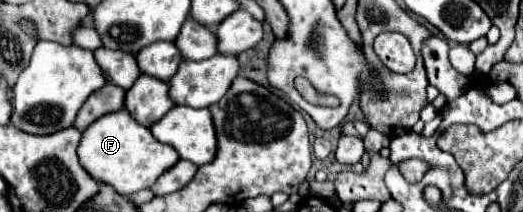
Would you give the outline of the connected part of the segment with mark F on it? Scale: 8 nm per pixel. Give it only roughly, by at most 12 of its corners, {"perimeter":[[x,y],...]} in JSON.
{"perimeter":[[125,108],[95,120],[77,154],[131,196],[179,160]]}

